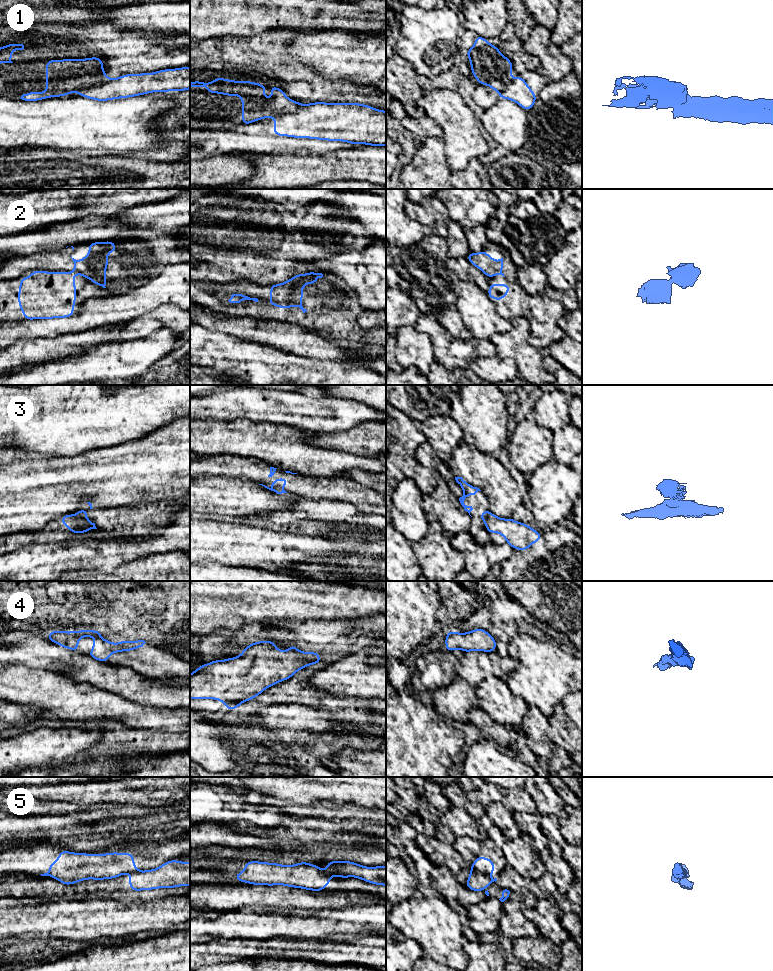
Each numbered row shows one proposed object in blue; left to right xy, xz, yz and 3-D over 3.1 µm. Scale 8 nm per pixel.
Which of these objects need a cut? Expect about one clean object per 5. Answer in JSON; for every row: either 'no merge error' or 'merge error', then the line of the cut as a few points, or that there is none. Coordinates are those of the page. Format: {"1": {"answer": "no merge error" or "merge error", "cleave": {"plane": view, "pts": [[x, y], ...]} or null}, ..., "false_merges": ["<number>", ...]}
{"1": {"answer": "merge error", "cleave": {"plane": "xy", "pts": [[108, 78], [97, 85], [78, 91]]}}, "2": {"answer": "merge error", "cleave": {"plane": "xy", "pts": [[74, 270], [79, 273]]}}, "3": {"answer": "merge error", "cleave": {"plane": "xz", "pts": [[273, 486], [281, 488]]}}, "4": {"answer": "no merge error", "cleave": null}, "5": {"answer": "merge error", "cleave": {"plane": "yz", "pts": [[471, 868], [488, 876]]}}, "false_merges": ["1", "2", "3", "5"]}

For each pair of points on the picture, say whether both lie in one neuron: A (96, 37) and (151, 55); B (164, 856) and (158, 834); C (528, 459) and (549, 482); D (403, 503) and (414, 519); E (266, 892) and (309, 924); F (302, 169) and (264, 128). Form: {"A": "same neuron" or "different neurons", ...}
{"A": "same neuron", "B": "different neurons", "C": "different neurons", "D": "same neuron", "E": "different neurons", "F": "different neurons"}

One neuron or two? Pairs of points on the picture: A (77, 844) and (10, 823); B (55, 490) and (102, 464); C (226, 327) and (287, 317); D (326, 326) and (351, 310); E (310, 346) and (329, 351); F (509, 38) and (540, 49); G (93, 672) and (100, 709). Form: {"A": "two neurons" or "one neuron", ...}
{"A": "one neuron", "B": "one neuron", "C": "two neurons", "D": "one neuron", "E": "one neuron", "F": "two neurons", "G": "two neurons"}

